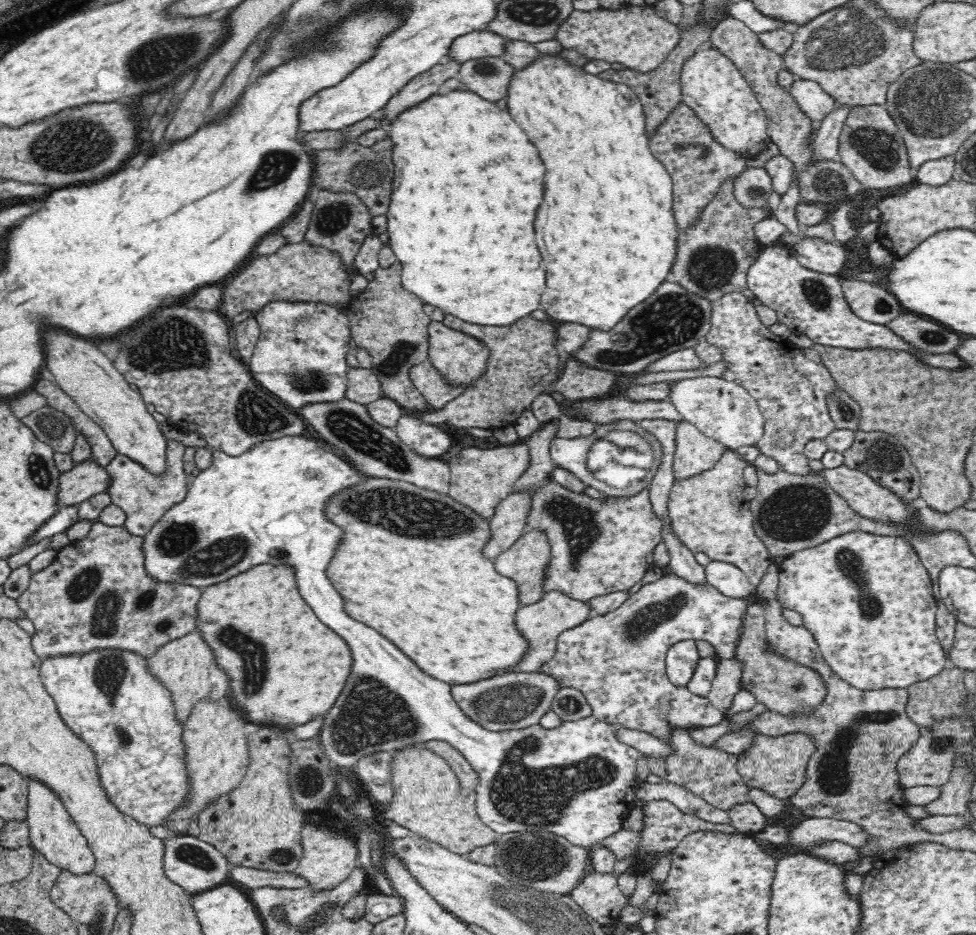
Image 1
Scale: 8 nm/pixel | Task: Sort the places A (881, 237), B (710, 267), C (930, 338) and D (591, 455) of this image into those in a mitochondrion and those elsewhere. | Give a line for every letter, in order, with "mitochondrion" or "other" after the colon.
A: other
B: mitochondrion
C: mitochondrion
D: mitochondrion

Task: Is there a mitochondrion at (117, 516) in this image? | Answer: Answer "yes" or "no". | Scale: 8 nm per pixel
no

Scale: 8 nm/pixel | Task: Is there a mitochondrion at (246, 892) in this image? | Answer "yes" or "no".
no

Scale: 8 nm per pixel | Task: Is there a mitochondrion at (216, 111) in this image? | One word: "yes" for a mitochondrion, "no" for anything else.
no

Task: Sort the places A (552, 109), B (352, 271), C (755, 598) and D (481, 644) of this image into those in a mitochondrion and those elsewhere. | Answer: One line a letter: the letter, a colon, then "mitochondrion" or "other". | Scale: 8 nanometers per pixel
A: other
B: other
C: other
D: other

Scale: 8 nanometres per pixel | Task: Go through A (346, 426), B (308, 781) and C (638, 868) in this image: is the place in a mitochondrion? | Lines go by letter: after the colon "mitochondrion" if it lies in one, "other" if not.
A: mitochondrion
B: mitochondrion
C: other

